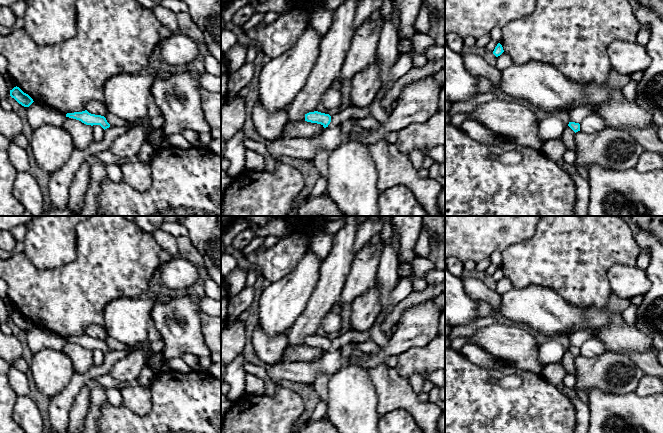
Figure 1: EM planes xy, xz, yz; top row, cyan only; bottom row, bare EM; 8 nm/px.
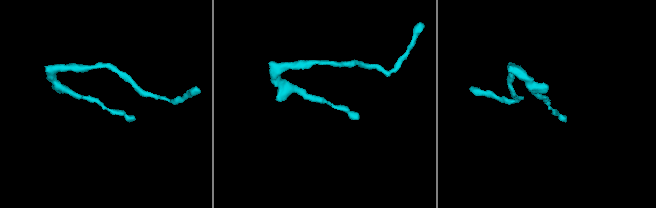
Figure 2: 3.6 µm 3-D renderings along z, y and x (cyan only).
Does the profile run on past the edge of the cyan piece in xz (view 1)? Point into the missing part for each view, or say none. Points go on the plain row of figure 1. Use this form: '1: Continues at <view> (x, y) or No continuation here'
1: No continuation here

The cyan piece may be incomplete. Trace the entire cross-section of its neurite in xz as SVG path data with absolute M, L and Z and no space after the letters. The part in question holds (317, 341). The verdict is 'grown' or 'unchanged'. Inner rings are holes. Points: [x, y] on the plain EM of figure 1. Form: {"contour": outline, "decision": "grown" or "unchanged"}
{"contour": "M314 335L305 338L305 345L321 348L324 352L326 352L331 346L331 340L329 338Z", "decision": "unchanged"}

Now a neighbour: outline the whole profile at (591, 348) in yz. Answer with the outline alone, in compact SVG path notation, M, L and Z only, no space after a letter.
M594 337L586 340L579 348L580 354L586 358L595 358L606 351L604 344Z

